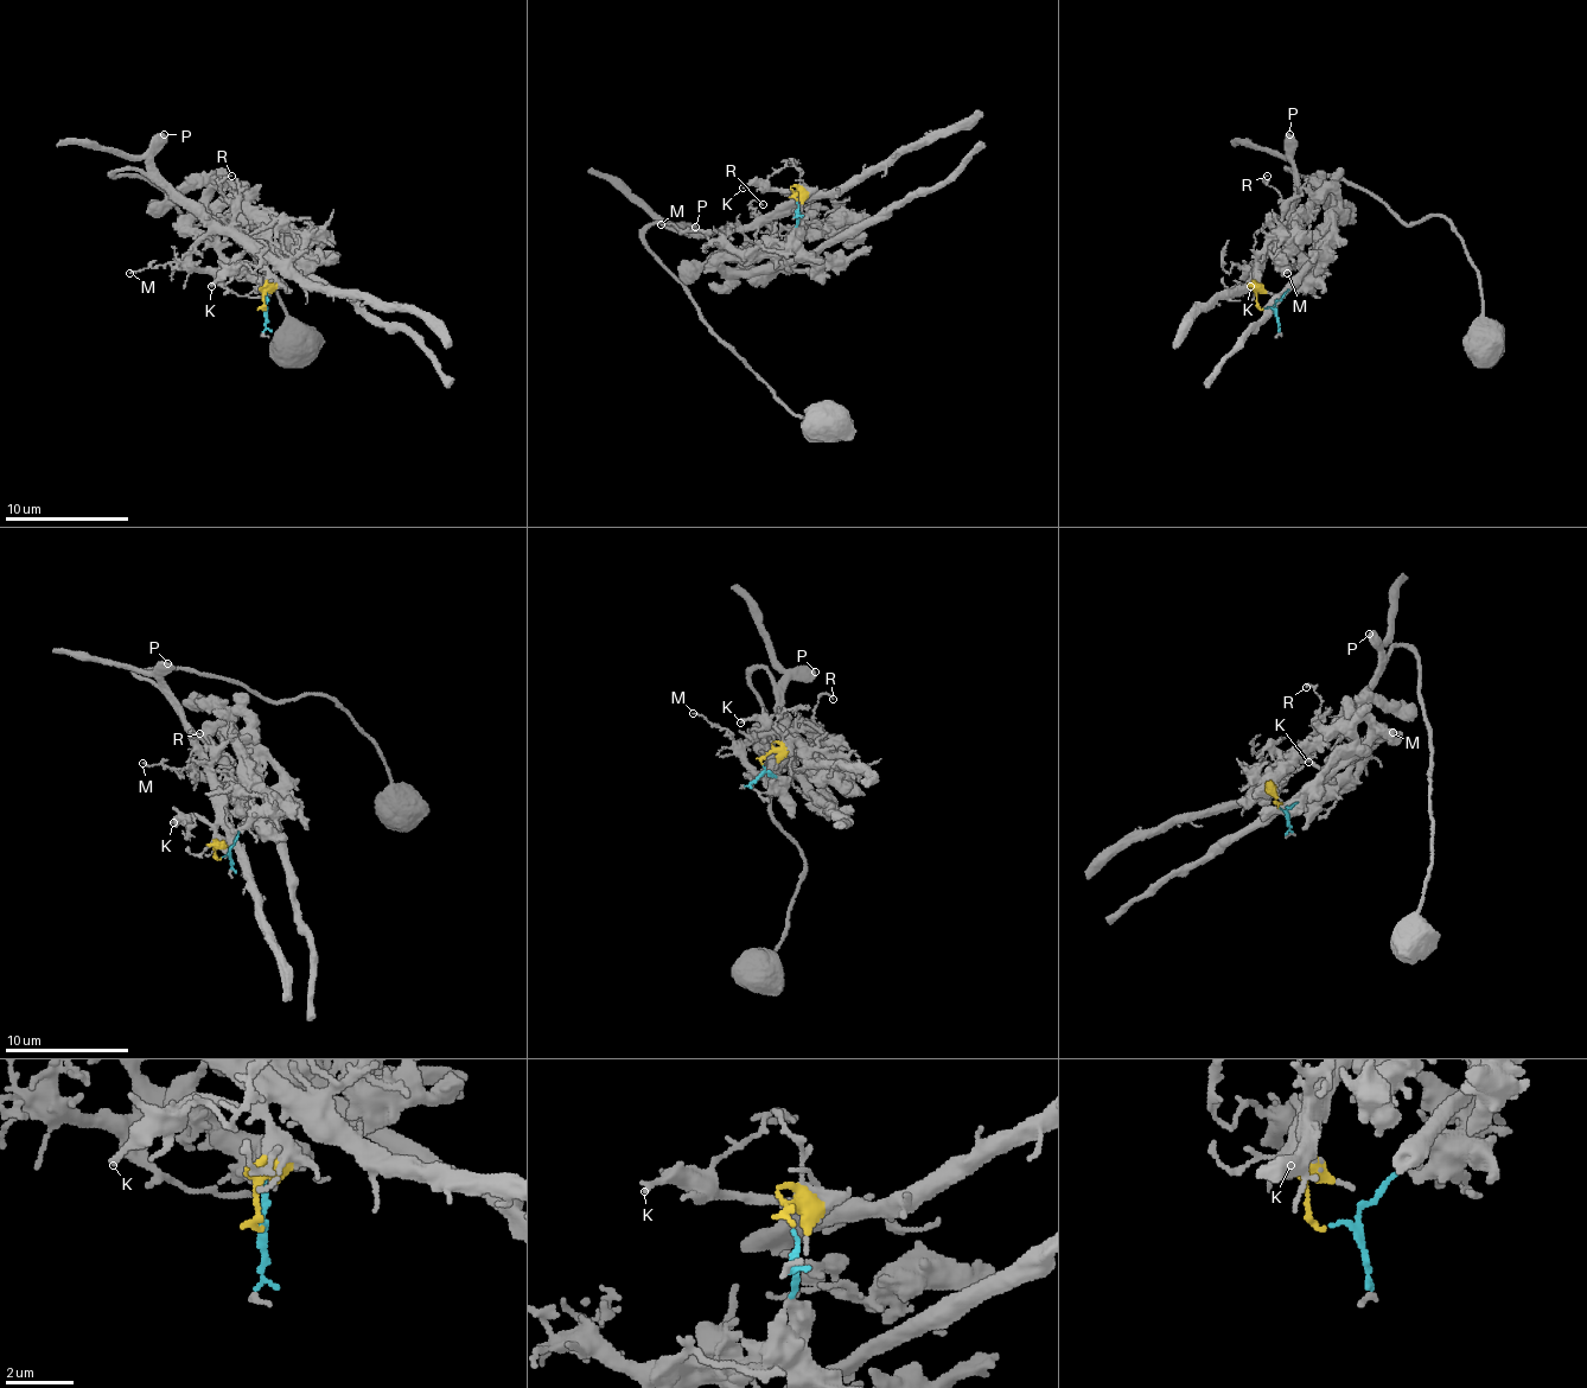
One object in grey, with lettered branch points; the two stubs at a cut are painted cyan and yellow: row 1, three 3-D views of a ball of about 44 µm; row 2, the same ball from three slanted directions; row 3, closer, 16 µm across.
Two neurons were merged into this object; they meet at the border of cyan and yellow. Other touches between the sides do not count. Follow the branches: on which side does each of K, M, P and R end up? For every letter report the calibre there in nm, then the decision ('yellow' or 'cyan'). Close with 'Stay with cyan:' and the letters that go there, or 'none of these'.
K: calibre 150 nm; yellow
M: calibre 100 nm; yellow
P: calibre 500 nm; yellow
R: calibre 110 nm; yellow
Stay with cyan: none of these

